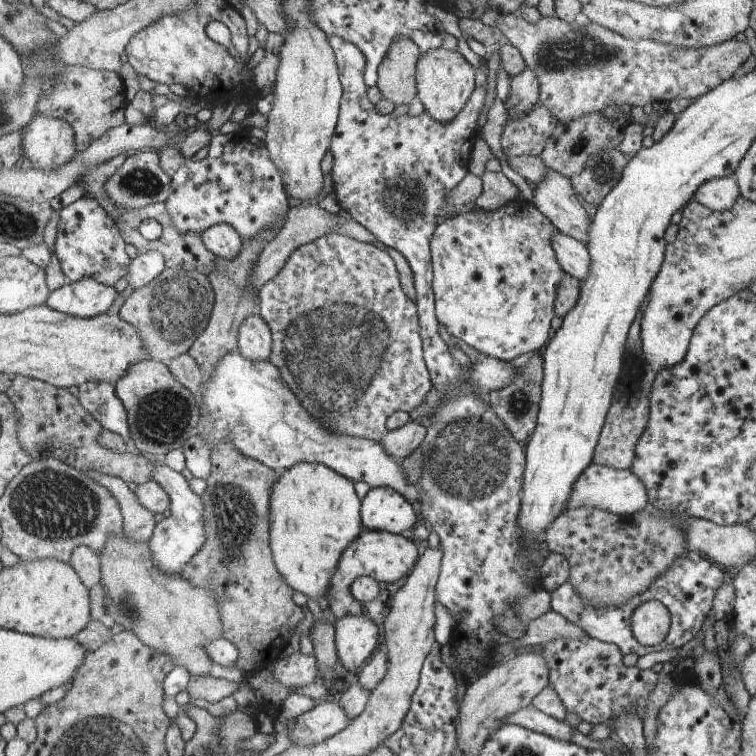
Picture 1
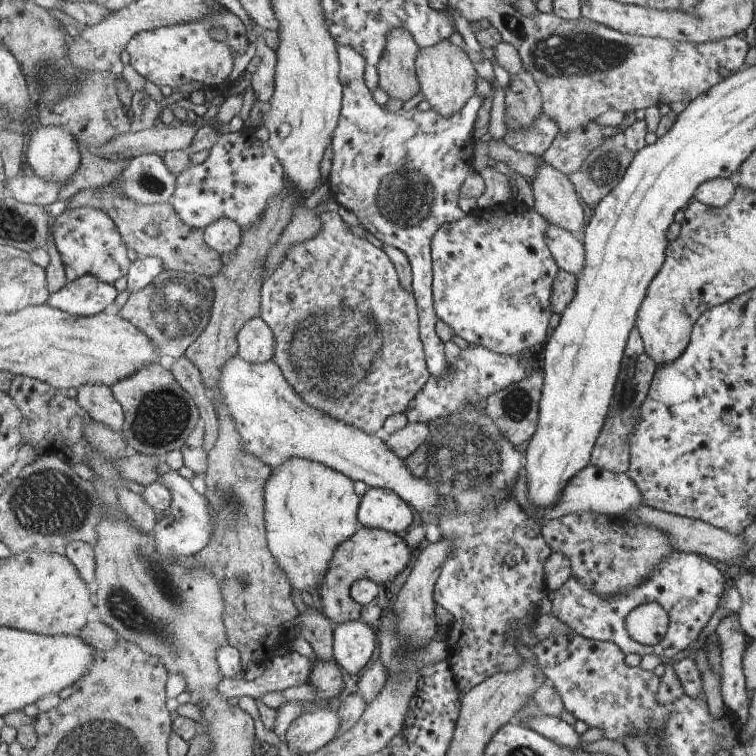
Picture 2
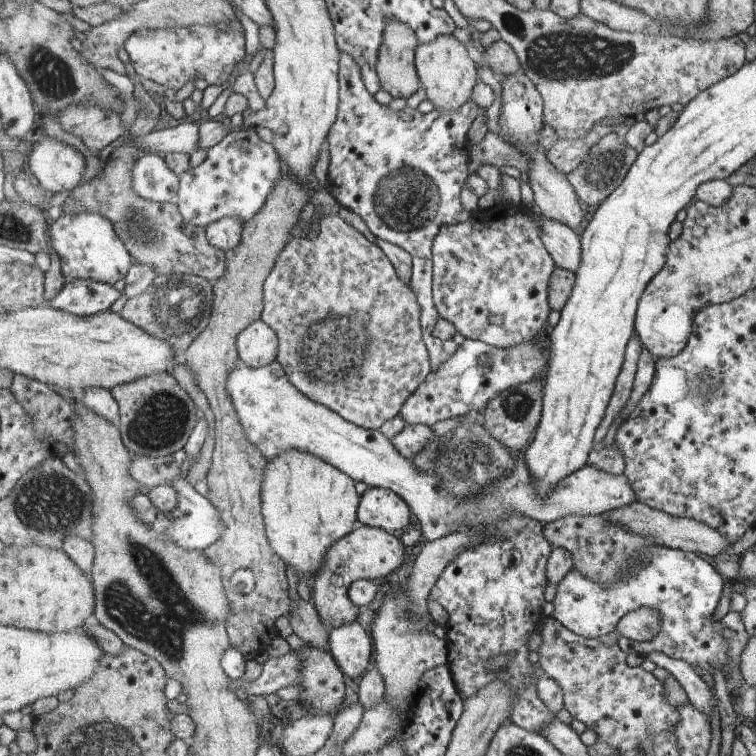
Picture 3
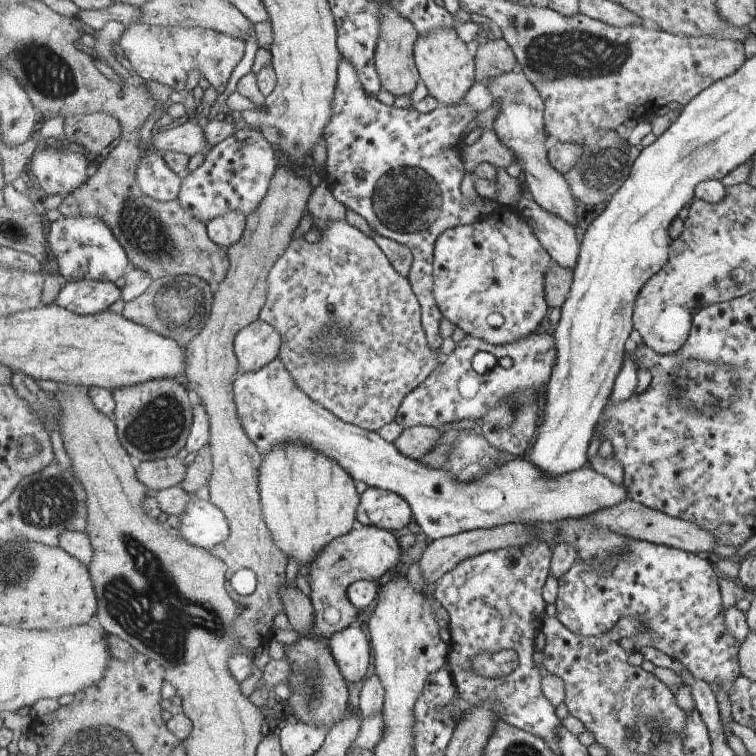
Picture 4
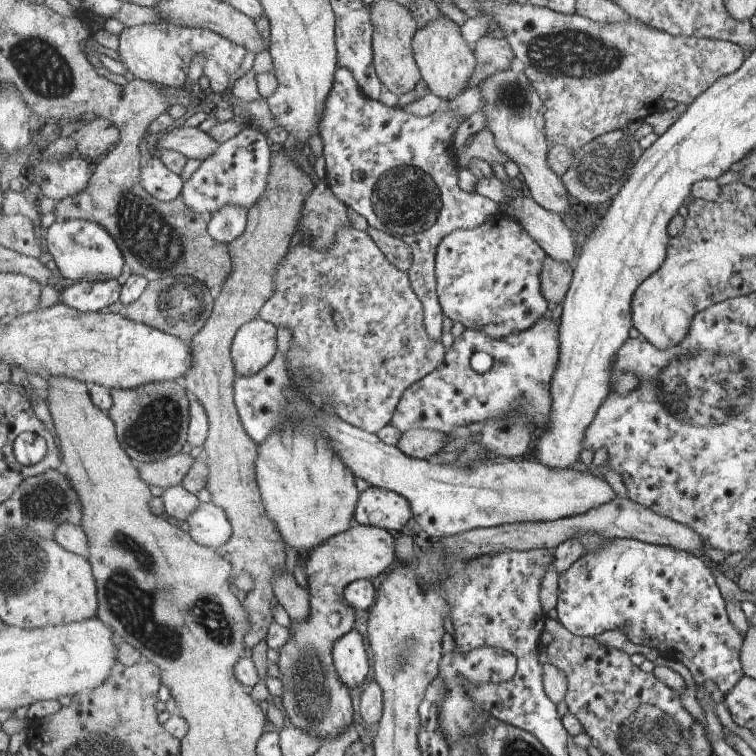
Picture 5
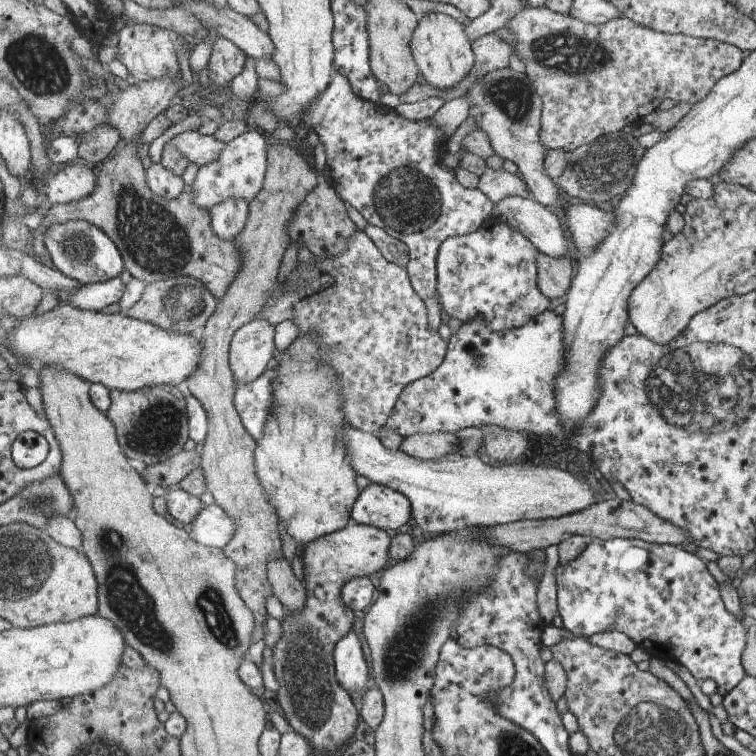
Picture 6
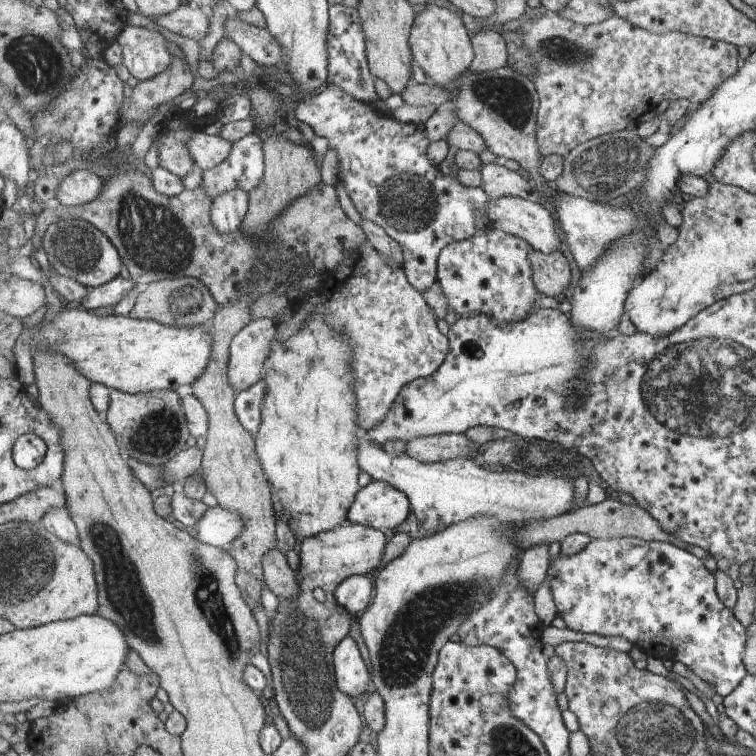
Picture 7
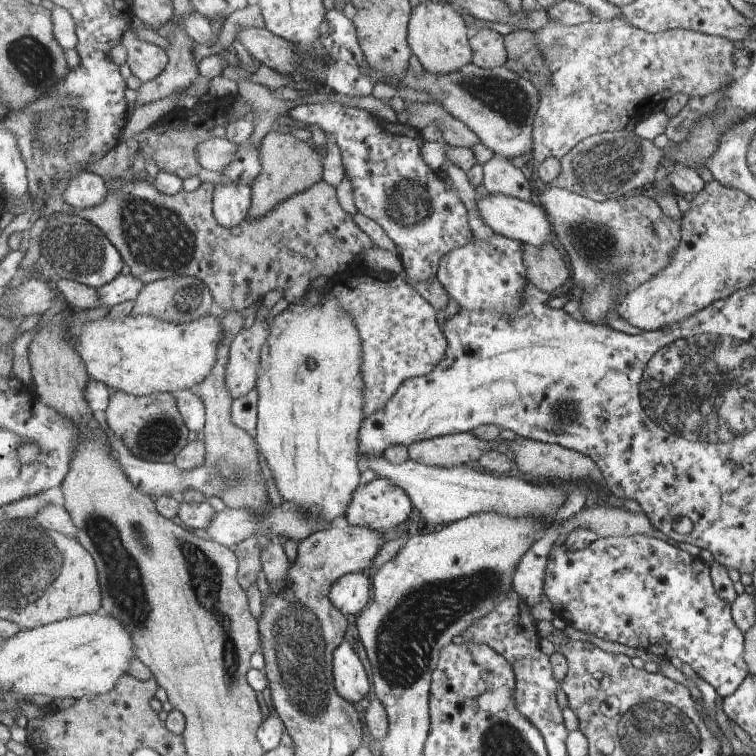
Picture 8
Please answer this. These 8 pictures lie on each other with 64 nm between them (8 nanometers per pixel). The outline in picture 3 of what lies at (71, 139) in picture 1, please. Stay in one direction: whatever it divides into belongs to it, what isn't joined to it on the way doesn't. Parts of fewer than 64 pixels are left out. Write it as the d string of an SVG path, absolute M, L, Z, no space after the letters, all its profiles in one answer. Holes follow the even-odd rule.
M37 131L36 135L27 170L51 194L74 191L85 172L83 154L59 138Z

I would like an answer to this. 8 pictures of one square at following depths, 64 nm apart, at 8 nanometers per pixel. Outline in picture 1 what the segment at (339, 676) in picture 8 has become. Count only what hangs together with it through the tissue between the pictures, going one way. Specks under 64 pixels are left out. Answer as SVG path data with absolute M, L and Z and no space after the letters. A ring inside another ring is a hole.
M364 611L361 616L345 616L336 621L337 652L347 671L359 673L371 654L382 647L379 638L379 626Z

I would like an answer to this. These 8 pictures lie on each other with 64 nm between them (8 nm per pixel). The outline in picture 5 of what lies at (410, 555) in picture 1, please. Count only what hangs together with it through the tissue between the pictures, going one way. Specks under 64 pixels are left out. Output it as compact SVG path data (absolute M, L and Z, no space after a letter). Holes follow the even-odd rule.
M354 520L349 530L313 548L308 553L308 560L302 563L308 579L311 614L303 622L290 621L290 637L279 649L278 665L283 672L281 699L291 724L305 730L305 734L321 737L322 743L355 725L349 687L339 676L333 654L335 642L351 632L355 622L355 609L345 600L345 590L351 582L377 578L395 564L395 539L396 535L388 530Z

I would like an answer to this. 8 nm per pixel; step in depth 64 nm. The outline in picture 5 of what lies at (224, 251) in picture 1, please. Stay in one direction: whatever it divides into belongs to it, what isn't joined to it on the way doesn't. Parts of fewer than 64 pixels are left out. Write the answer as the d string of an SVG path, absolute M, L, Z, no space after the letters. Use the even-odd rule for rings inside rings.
M227 204L209 217L209 232L219 242L230 244L245 232L249 213L243 206Z

